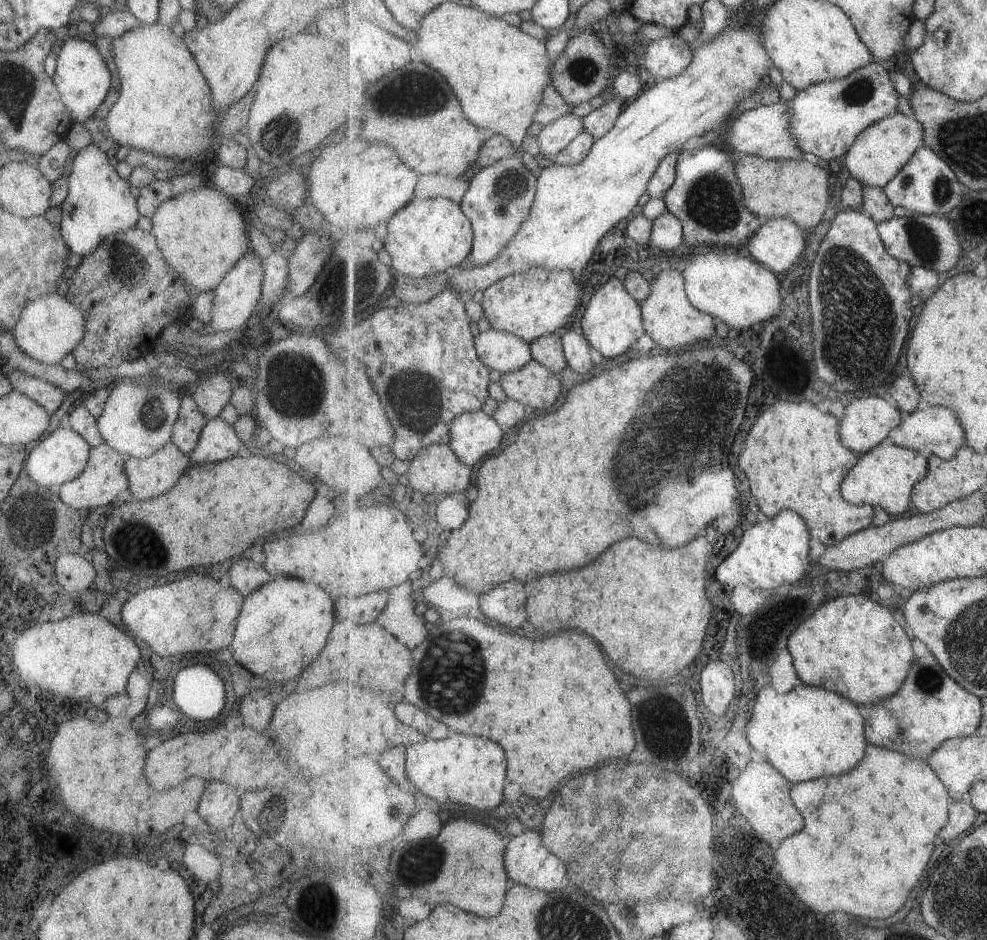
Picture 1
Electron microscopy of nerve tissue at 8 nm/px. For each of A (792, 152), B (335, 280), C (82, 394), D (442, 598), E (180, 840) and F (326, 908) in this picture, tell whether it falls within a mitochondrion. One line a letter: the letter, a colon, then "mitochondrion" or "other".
A: other
B: mitochondrion
C: other
D: other
E: other
F: other

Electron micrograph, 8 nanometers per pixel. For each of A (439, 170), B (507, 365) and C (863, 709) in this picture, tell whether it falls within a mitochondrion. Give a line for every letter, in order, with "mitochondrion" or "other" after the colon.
A: other
B: other
C: other

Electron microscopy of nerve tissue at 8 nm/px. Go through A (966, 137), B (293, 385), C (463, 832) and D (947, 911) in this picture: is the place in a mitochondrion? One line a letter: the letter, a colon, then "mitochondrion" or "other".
A: mitochondrion
B: mitochondrion
C: other
D: mitochondrion

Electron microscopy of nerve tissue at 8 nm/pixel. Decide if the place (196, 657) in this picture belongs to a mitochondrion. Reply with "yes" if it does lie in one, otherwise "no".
no

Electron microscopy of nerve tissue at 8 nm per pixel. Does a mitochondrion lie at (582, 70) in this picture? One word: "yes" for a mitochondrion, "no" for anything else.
yes

